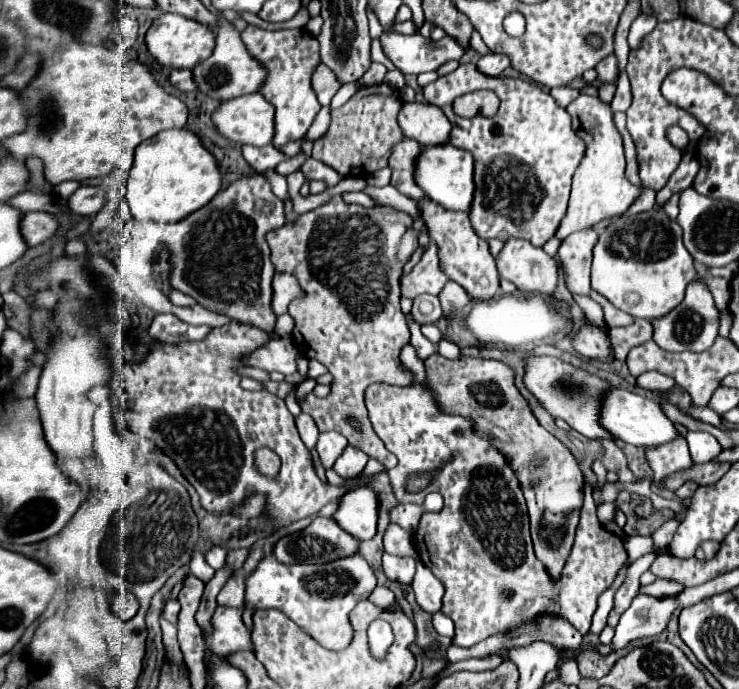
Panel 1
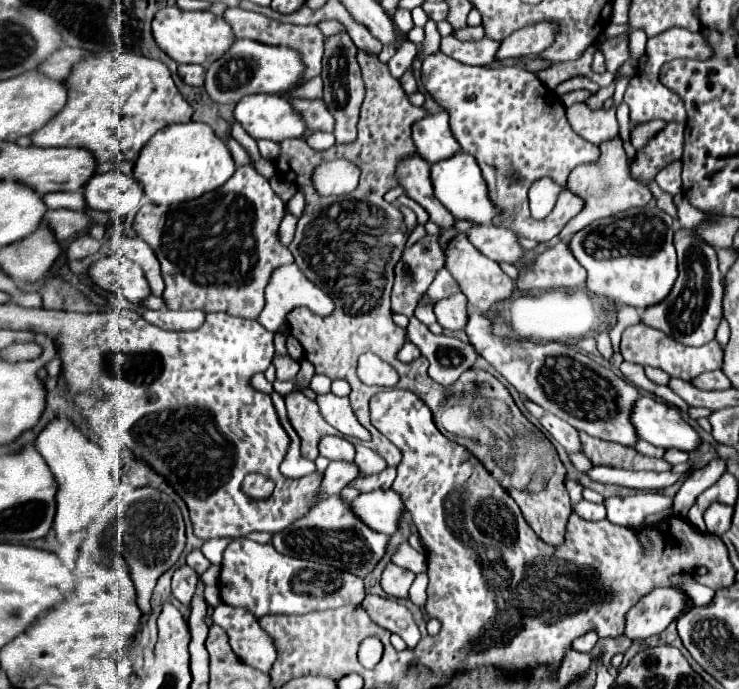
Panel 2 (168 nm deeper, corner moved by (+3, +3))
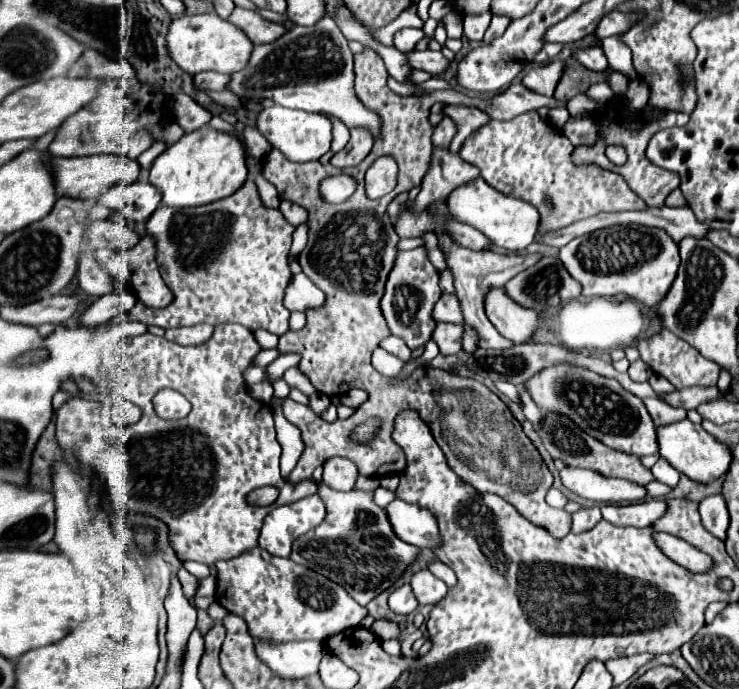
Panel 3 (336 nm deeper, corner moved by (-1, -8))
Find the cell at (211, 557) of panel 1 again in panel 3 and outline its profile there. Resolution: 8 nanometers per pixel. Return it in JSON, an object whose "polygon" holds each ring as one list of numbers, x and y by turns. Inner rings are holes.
{"polygon":[[184,561,184,567,186,567,194,577,198,577,198,579,204,579,204,577,208,577,208,575,210,575,208,565,198,563,198,561]]}

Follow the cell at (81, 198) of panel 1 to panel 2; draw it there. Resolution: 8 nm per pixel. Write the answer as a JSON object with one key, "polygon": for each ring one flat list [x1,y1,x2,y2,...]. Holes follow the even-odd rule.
{"polygon":[[118,154,113,161,114,168,104,174,96,174,84,188,84,198,92,210,108,210,116,216,126,216,130,210,140,206,142,188,132,176,118,172,124,155]]}

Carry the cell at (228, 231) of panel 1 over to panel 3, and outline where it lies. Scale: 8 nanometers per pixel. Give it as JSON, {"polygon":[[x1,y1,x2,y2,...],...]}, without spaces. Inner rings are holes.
{"polygon":[[248,179,234,195,204,207,176,211,160,205,150,215,146,233,156,243,160,275,172,291,174,301,164,309,142,309,140,305,134,305,134,309,124,317,128,321,140,321,164,329,198,323,240,323,250,331,266,329,270,333,284,335,288,331,290,311,282,305,282,297,292,277,286,261,292,245,292,231,294,225,286,221,280,209,272,209,262,203,252,179],[210,213,222,213,226,217,220,233,216,229,216,215],[196,215,204,215,202,225,206,225,206,221,214,223,214,243,206,241,206,227,196,225,192,219]]}

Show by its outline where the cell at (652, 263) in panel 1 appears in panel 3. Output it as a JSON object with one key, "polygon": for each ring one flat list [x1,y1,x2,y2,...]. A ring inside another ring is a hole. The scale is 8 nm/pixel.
{"polygon":[[616,225,572,239,560,249,560,261,566,271,582,283,584,297,612,297,624,293,652,309,672,287,680,265,680,255,674,239,658,227]]}

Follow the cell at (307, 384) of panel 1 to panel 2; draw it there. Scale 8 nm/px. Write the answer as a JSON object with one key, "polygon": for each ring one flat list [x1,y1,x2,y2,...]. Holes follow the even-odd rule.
{"polygon":[[314,376,312,382,310,382,310,388,316,392,316,394,328,394,330,392,330,378,326,376]]}

